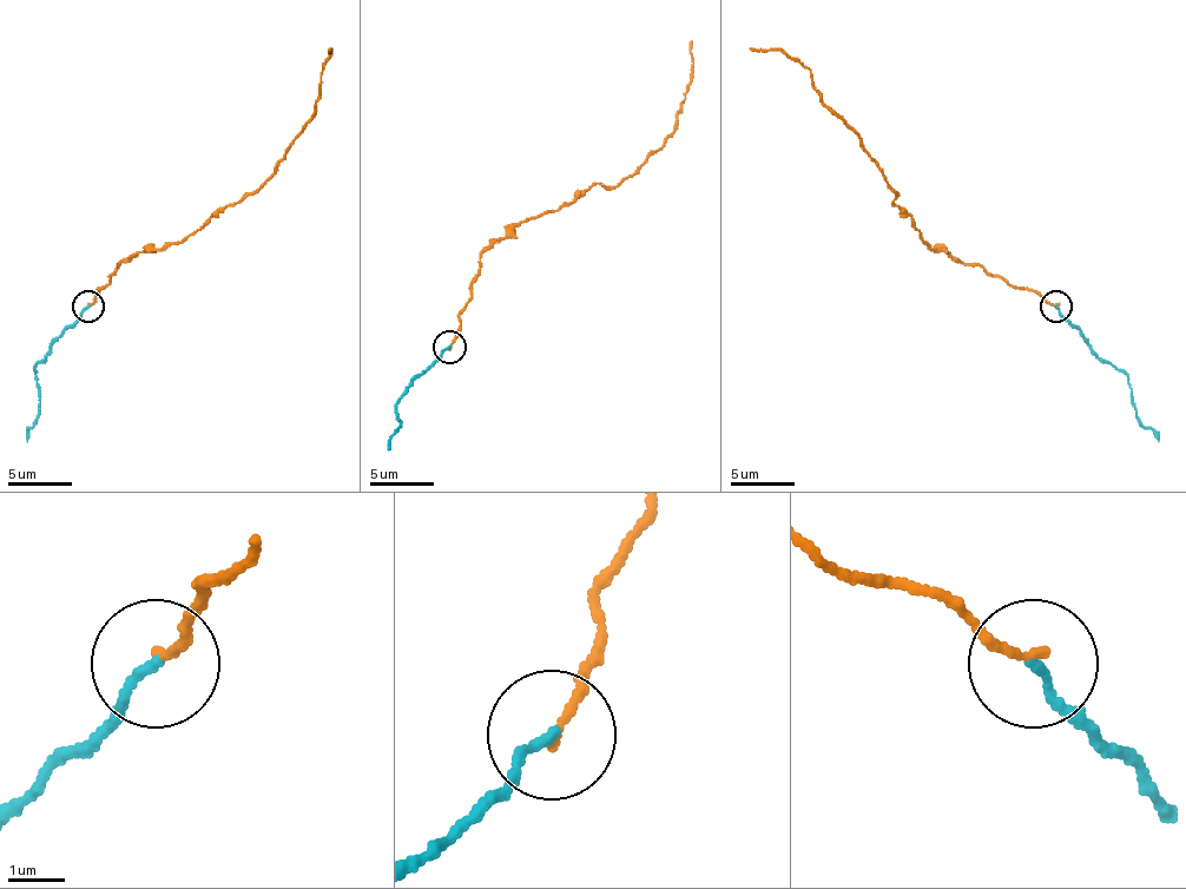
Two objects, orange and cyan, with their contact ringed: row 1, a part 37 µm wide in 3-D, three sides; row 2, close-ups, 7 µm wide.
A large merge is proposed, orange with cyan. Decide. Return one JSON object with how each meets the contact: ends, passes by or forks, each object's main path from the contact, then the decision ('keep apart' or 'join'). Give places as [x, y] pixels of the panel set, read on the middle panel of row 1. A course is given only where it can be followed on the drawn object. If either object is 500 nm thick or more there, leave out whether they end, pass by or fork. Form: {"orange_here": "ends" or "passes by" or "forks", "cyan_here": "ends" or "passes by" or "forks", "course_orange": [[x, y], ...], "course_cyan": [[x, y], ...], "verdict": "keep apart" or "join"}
{"orange_here": "ends", "cyan_here": "ends", "course_orange": [[448, 346], [487, 250], [522, 221], [571, 204], [593, 185], [618, 185], [676, 124], [692, 70], [692, 41]], "course_cyan": [[448, 346], [403, 390], [397, 407], [400, 426], [388, 448]], "verdict": "join"}

